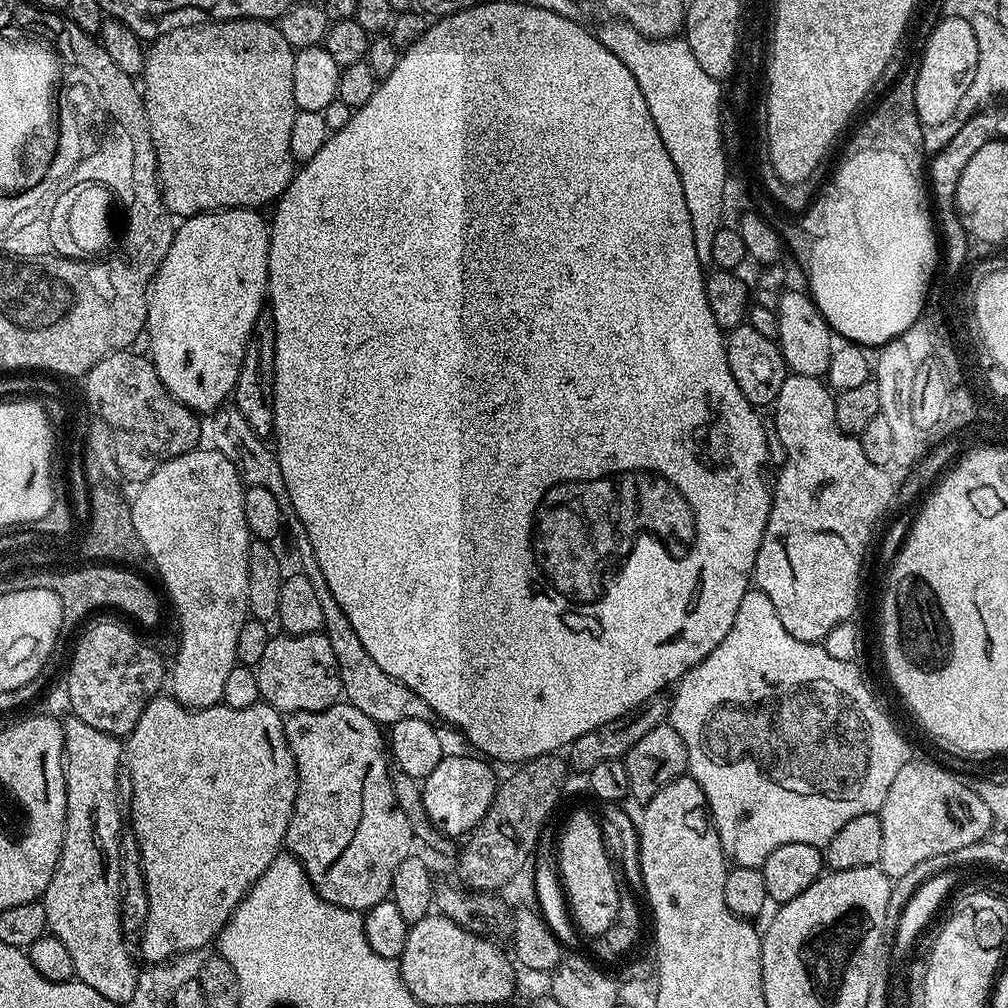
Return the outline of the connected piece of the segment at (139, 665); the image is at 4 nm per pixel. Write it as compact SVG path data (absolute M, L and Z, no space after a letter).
M100 620L97 624L91 624L77 638L76 649L72 652L72 665L68 668L68 700L72 703L70 712L86 722L86 726L94 726L94 730L102 730L107 736L124 738L134 730L145 705L159 689L156 687L163 676L165 679L166 668L160 665L155 650L147 648L126 625L116 620Z

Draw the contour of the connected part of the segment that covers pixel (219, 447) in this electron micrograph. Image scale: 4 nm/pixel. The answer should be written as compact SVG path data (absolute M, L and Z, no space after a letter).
M224 406L217 409L212 416L212 446L215 451L229 459L234 465L236 473L239 475L240 481L245 487L254 485L262 486L266 490L270 490L270 494L274 494L278 501L278 508L282 512L282 520L285 525L295 525L298 522L297 512L293 509L290 502L289 491L286 490L286 484L282 479L282 470L278 466L273 449L267 444L263 437L258 436L250 429L250 424L242 418L242 414L234 406Z

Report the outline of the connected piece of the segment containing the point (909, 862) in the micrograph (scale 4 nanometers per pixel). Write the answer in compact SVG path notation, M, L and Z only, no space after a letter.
M919 758L909 760L906 766L902 766L902 770L898 770L894 782L890 782L886 802L881 806L878 815L882 822L882 854L878 866L892 880L902 878L902 874L914 870L918 862L926 862L926 858L938 858L971 844L979 844L989 835L988 831L994 828L990 806L986 806L973 785L971 788L970 785L963 784L954 773Z

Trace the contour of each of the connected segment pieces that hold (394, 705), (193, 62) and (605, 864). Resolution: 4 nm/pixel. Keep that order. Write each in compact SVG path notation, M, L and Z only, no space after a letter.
M317 571L314 576L314 583L318 594L318 602L322 605L322 614L324 615L322 631L326 638L330 638L330 646L333 648L334 658L338 662L343 699L347 703L353 704L358 710L362 710L362 714L366 714L366 718L370 718L375 724L381 726L406 722L406 718L418 718L429 722L435 721L437 719L436 711L429 704L422 702L422 698L418 698L418 694L414 694L414 690L410 690L402 682L390 678L390 674L386 674L386 670L382 670L378 666L378 662L374 662L374 658L370 658L370 654L366 654L366 646L362 646L362 638L358 638L358 634L354 634L354 626L350 626L350 618L346 618L342 606L338 606L334 594L330 594L330 586L326 586L326 574Z
M266 20L204 23L208 24L188 24L162 33L147 49L142 73L148 133L156 151L156 176L164 204L176 218L222 208L263 209L263 204L280 199L294 175L290 130L298 111L294 102L296 52L282 38L279 27Z
M572 812L564 829L560 834L558 832L559 877L563 883L567 909L572 923L588 938L603 936L606 930L610 930L620 905L618 872L613 857L612 860L608 857L604 832L600 829L601 821L597 820L588 812Z

